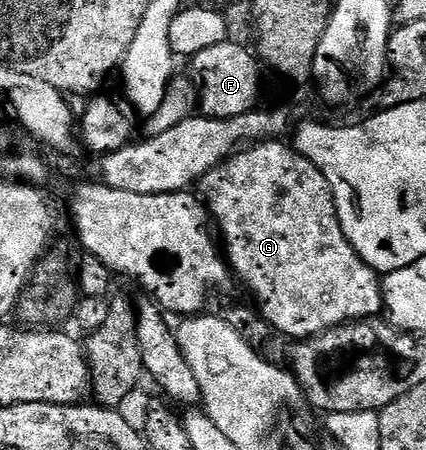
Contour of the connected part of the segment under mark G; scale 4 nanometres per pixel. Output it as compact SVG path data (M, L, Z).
M274 138L246 147L199 181L200 195L223 241L223 255L232 275L236 279L238 276L253 291L261 319L271 325L274 333L289 336L285 338L306 340L308 336L318 336L341 324L350 324L352 320L380 317L383 312L382 277L363 262L343 234L327 178L323 178L311 161L300 156L296 148L281 142Z

